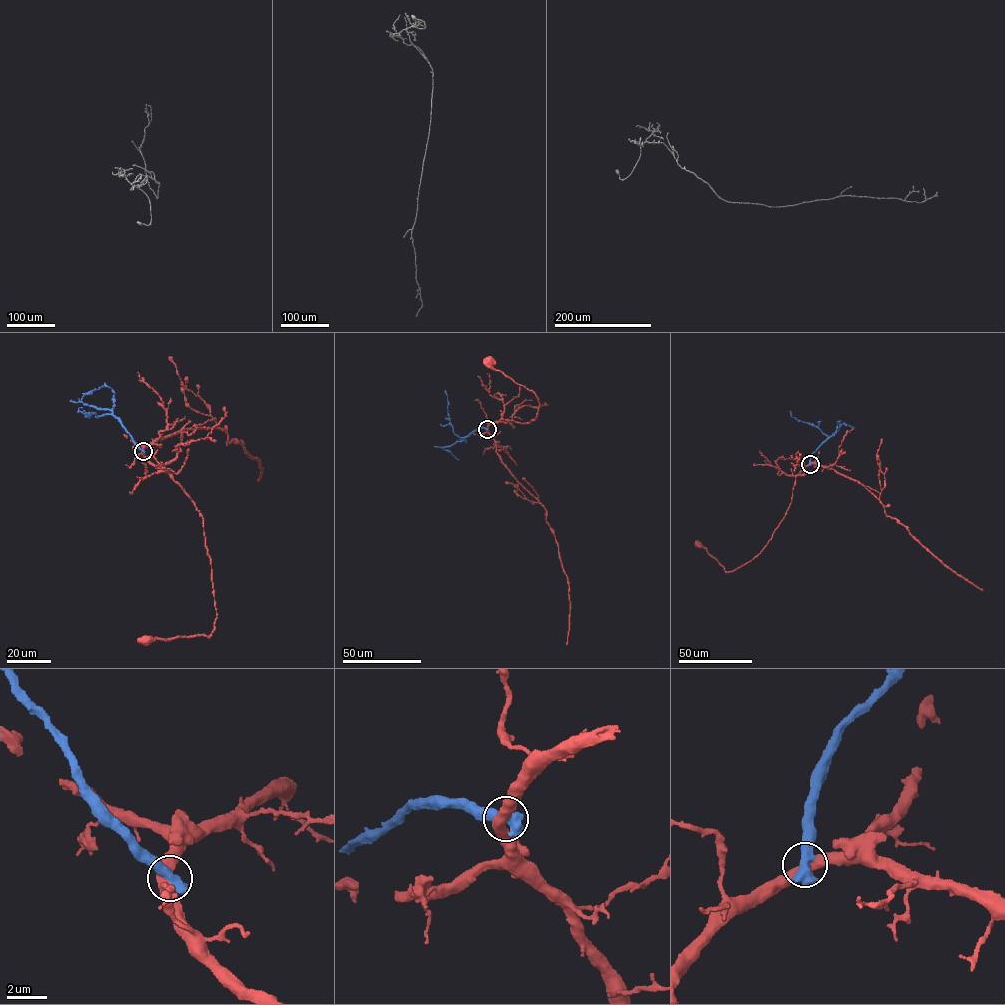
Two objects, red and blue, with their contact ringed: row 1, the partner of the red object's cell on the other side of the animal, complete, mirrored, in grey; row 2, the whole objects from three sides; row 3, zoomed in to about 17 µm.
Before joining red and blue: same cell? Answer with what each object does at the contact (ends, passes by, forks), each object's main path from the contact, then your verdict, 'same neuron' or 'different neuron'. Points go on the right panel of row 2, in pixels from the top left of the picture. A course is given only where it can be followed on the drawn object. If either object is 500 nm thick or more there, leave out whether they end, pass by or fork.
red via (810, 464), (795, 478), (791, 501), (784, 518), (766, 545), (752, 559), (727, 572), (698, 544) | blue via (810, 464), (810, 456), (828, 436), (816, 426), (792, 417), (789, 411) | different neuron

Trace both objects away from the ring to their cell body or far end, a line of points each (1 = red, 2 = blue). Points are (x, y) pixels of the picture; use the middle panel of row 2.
1: (486, 429), (503, 419), (530, 423), (536, 419), (539, 407), (532, 390), (495, 370), (488, 361)
2: (486, 429), (481, 427), (464, 437), (454, 433), (445, 390)

